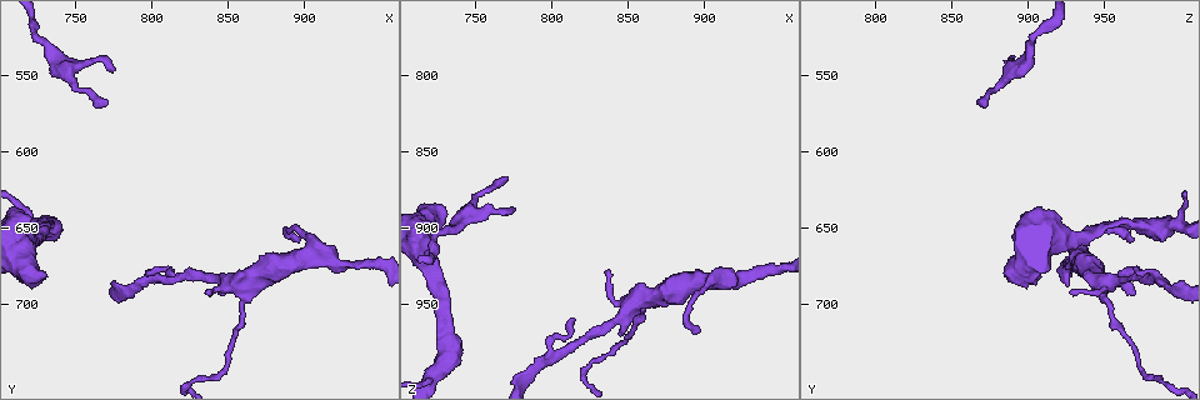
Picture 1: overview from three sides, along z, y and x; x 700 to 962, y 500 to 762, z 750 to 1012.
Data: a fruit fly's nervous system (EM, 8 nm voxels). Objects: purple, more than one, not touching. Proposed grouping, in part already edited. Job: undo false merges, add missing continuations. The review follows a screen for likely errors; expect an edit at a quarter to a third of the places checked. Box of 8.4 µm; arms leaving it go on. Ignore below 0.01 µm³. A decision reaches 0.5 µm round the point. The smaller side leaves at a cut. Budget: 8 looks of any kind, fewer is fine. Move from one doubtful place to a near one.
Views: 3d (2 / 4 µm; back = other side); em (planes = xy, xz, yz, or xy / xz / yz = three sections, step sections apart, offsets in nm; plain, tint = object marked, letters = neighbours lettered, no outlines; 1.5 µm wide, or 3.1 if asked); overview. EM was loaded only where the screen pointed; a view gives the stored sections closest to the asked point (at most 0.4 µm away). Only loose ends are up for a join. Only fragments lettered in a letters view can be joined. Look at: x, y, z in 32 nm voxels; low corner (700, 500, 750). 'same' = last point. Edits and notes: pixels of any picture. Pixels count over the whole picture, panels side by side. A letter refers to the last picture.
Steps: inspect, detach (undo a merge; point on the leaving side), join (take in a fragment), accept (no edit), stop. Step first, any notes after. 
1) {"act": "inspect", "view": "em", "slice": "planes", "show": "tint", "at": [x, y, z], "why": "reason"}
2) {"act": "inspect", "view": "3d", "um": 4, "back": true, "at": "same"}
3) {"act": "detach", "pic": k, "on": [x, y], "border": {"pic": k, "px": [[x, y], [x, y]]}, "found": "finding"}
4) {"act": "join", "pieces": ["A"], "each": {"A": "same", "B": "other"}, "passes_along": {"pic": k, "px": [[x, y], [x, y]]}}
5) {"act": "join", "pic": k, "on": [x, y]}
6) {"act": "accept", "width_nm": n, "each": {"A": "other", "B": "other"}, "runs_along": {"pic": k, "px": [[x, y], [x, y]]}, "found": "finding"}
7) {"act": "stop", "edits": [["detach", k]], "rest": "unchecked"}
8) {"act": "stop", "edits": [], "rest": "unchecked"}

{"act": "inspect", "view": "3d", "um": 4, "at": [770, 570, 866]}

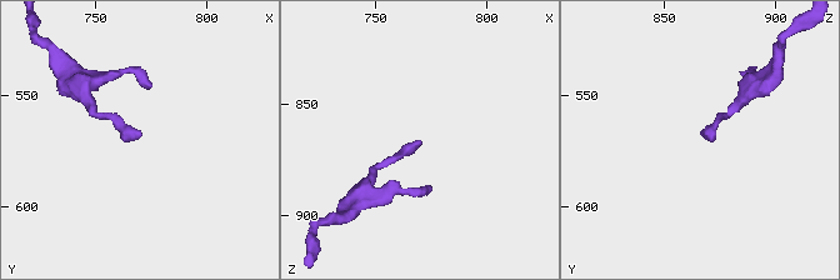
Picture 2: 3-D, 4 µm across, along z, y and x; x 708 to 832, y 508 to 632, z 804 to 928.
{"act": "inspect", "view": "em", "slice": "planes", "show": "letters", "at": [771, 569, 868], "why": "need the tissue"}

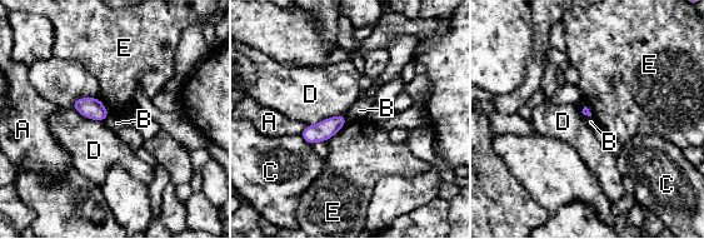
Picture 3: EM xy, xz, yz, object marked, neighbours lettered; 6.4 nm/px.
{"act": "accept", "each": {"A": "other", "B": "other", "C": "other", "D": "other", "E": "other"}, "border": {"pic": 3, "px": [[345, 115], [346, 123]]}, "found": "none of them fits"}

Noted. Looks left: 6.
{"act": "inspect", "view": "em", "slice": "xy", "step": 4, "show": "tint", "at": [732, 646, 968], "why": "calibre changes"}

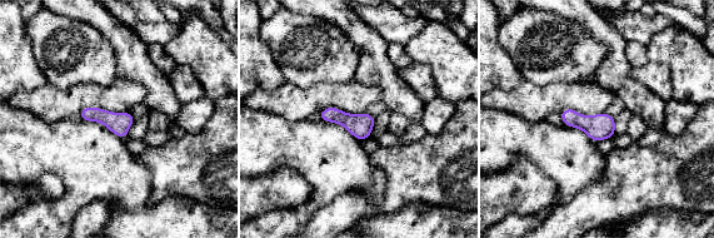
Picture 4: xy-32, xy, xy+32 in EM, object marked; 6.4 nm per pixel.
{"act": "inspect", "view": "em", "slice": "xy", "step": 4, "show": "letters", "at": "same"}

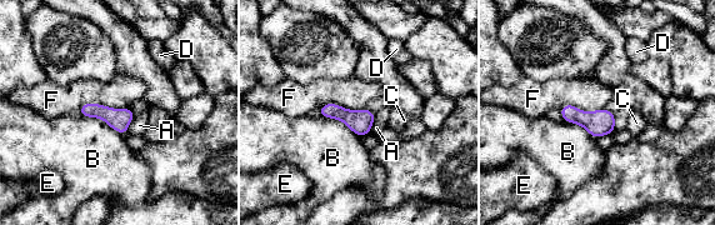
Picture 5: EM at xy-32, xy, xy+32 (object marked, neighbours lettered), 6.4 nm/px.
{"act": "accept", "each": {"A": "other", "B": "other", "C": "other", "D": "other", "E": "other", "F": "other"}, "border": {"pic": 5, "px": [[128, 108], [84, 103], [78, 109]]}, "found": "one neuron here"}

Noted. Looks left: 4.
{"act": "inspect", "view": "3d", "um": 4, "at": [838, 692, 928], "why": "tapers out"}

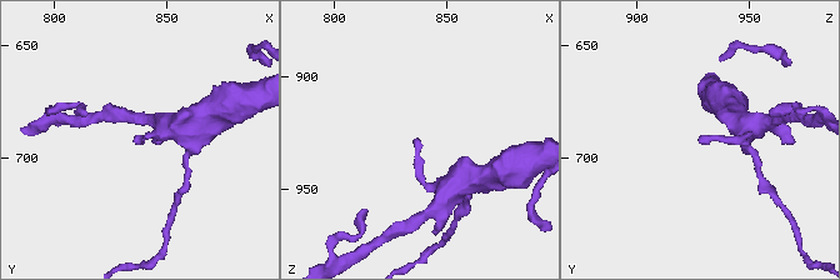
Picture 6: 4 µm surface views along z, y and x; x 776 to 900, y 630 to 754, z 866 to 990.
{"act": "inspect", "view": "em", "slice": "yz", "step": 8, "show": "tint", "at": [836, 693, 928], "why": "now the EM"}

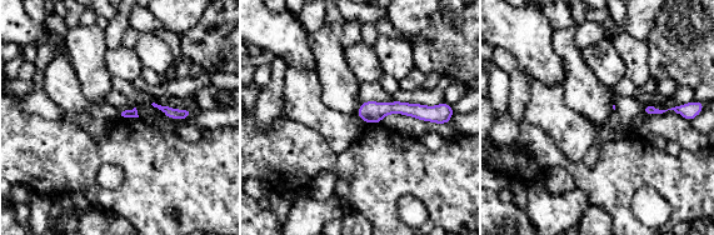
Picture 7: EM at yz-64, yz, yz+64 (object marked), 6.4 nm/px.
{"act": "inspect", "view": "em", "slice": "planes", "show": "letters", "at": "same", "why": "another direction"}

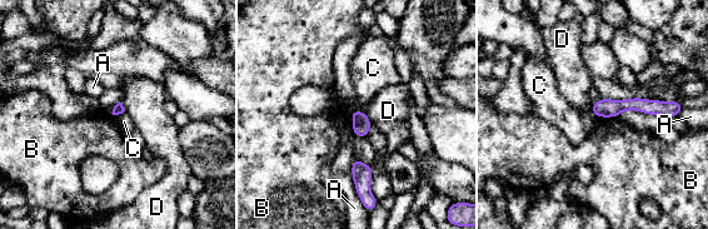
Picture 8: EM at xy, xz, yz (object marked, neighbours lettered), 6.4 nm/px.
{"act": "accept", "longest_contact_nm": ["A", 190], "each": {"A": "other", "B": "other", "C": "other", "D": "other"}, "border": {"pic": 8, "px": [[617, 117], [598, 118]]}, "found": "none of them fits"}

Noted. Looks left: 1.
{"act": "stop", "edits": [], "rest": "unchecked"}

